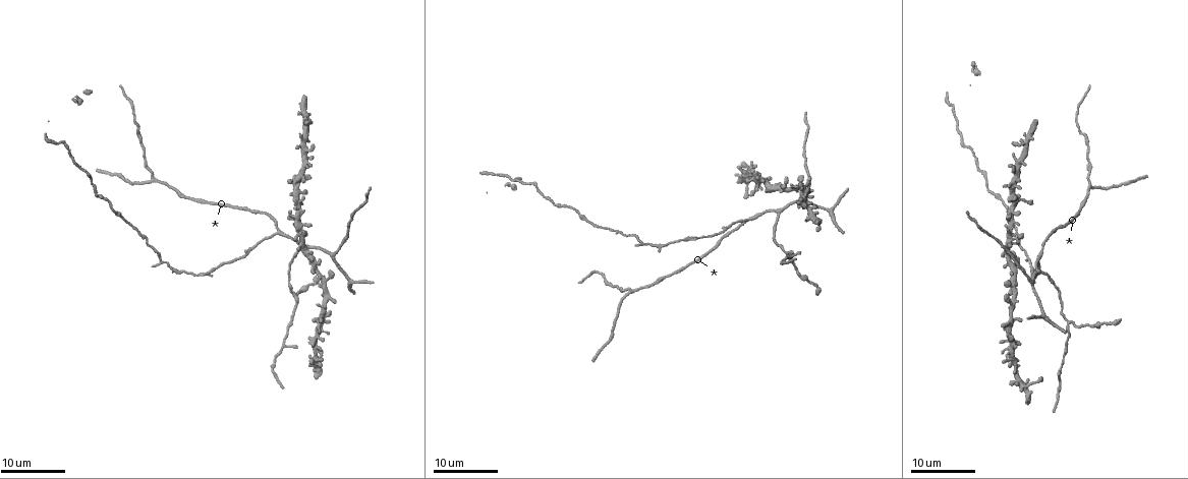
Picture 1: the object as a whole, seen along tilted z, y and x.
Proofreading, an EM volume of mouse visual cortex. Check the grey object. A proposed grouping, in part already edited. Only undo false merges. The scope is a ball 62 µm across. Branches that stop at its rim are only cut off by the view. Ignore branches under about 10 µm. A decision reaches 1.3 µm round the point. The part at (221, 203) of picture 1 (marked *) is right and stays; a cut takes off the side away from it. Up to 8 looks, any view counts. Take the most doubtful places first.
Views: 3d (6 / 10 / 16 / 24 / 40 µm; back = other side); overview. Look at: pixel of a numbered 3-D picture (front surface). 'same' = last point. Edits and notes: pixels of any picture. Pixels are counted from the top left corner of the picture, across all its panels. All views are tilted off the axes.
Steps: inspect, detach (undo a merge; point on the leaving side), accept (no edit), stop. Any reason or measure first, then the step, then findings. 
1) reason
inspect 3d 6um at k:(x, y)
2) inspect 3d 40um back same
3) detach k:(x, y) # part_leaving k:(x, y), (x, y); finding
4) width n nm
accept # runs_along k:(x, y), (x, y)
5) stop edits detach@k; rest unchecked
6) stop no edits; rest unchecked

branch point
inspect 3d 16um at 1:(1039, 271)

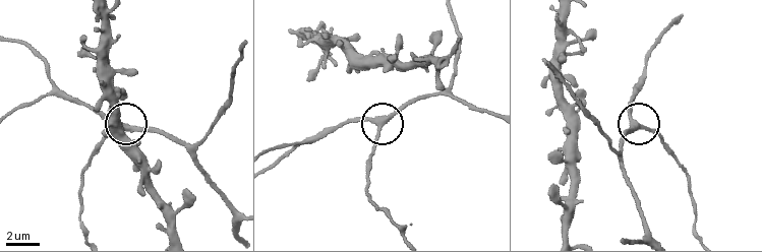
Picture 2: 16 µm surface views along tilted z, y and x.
inspect 3d 6um at 2:(378, 129)

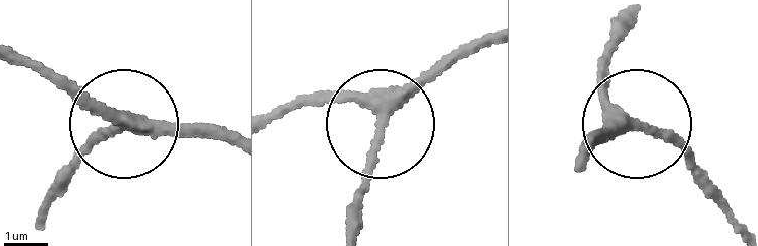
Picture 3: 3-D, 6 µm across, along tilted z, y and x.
side_arm 24 um; arms 3
accept # all the same cell

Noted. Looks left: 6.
a fork
inspect 3d 24um at 1:(154, 177)

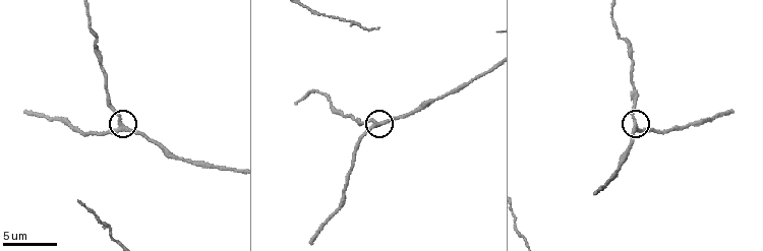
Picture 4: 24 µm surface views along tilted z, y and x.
inspect 3d 10um at 4:(377, 124)

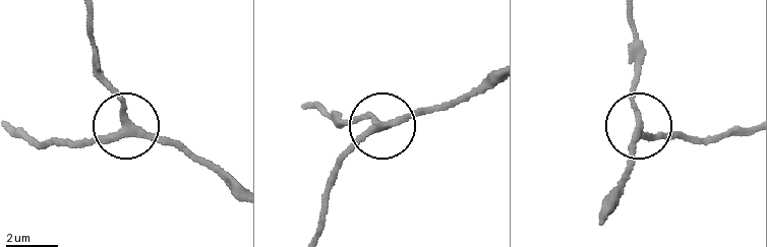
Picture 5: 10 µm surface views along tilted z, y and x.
width 250 nm
accept # runs_along 5:(234, 189), (195, 158), (124, 129), (76, 145); all the same cell

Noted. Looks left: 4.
looks like a crossing
inspect 3d 16um at 1:(304, 247)

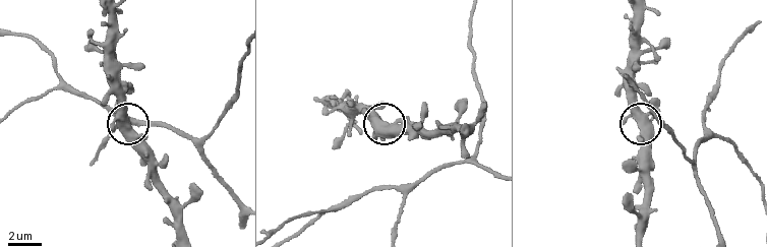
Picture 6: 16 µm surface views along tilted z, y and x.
closer look
inspect 3d 6um at 6:(379, 120)

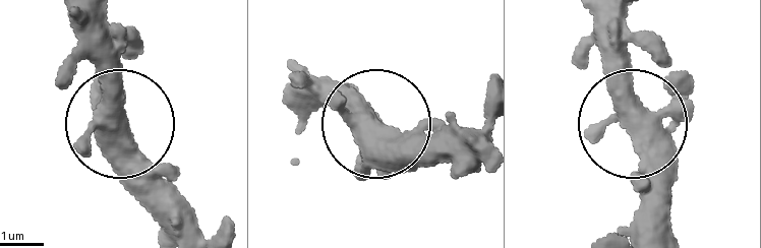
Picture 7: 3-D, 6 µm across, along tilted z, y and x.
width 440 nm
accept # all the same cell

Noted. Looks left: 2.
three arms meet
inspect 3d 16um at 1:(278, 231)

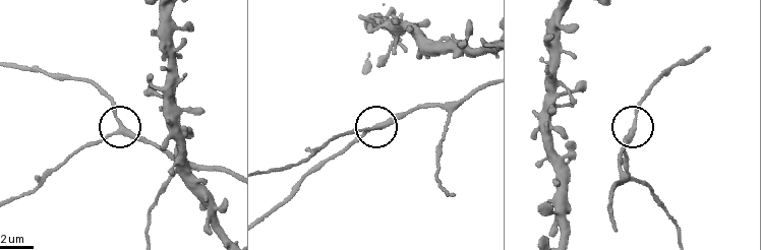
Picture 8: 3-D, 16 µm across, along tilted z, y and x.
inspect 3d 10um at 8:(380, 127)

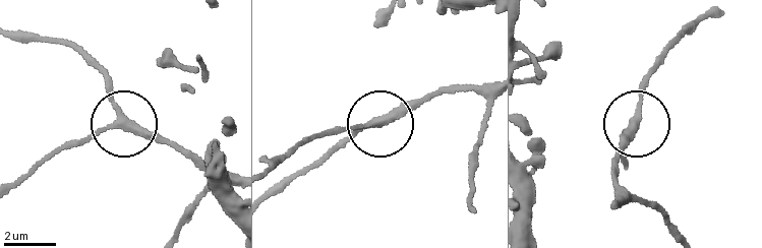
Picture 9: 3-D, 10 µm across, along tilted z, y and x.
side_arm 35 um
accept # runs_along 9:(273, 194), (360, 130), (389, 123), (436, 91); continuous, no second cell

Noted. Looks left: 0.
stop no edits; rest unchecked

